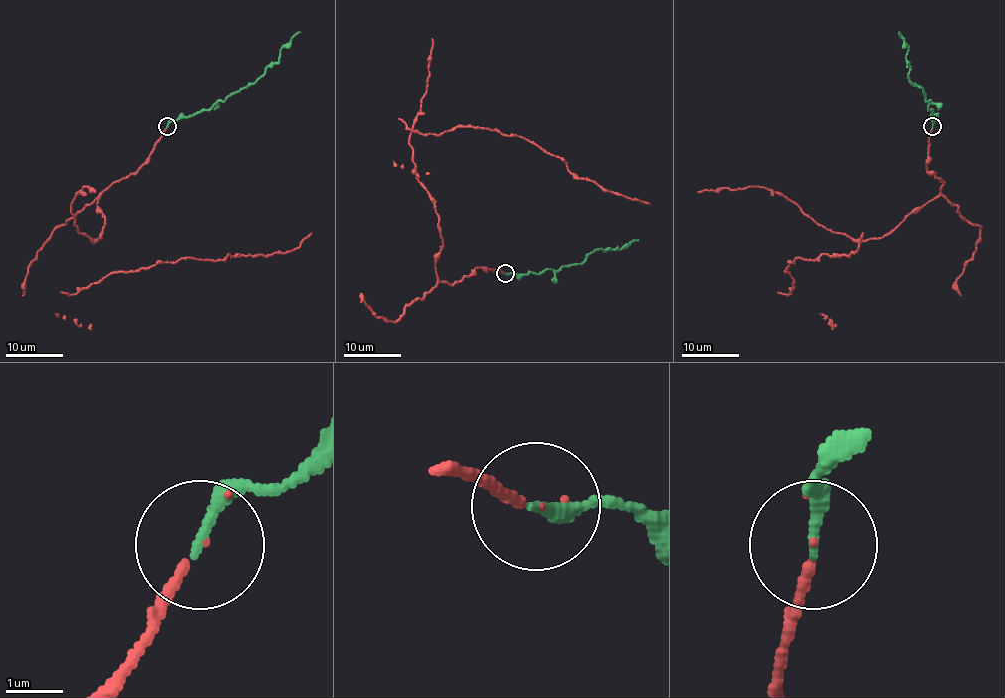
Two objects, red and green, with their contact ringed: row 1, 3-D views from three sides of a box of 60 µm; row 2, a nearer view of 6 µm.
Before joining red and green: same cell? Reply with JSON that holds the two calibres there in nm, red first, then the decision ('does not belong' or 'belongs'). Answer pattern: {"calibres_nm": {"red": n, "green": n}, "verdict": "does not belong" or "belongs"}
{"calibres_nm": {"red": 140, "green": 220}, "verdict": "belongs"}

